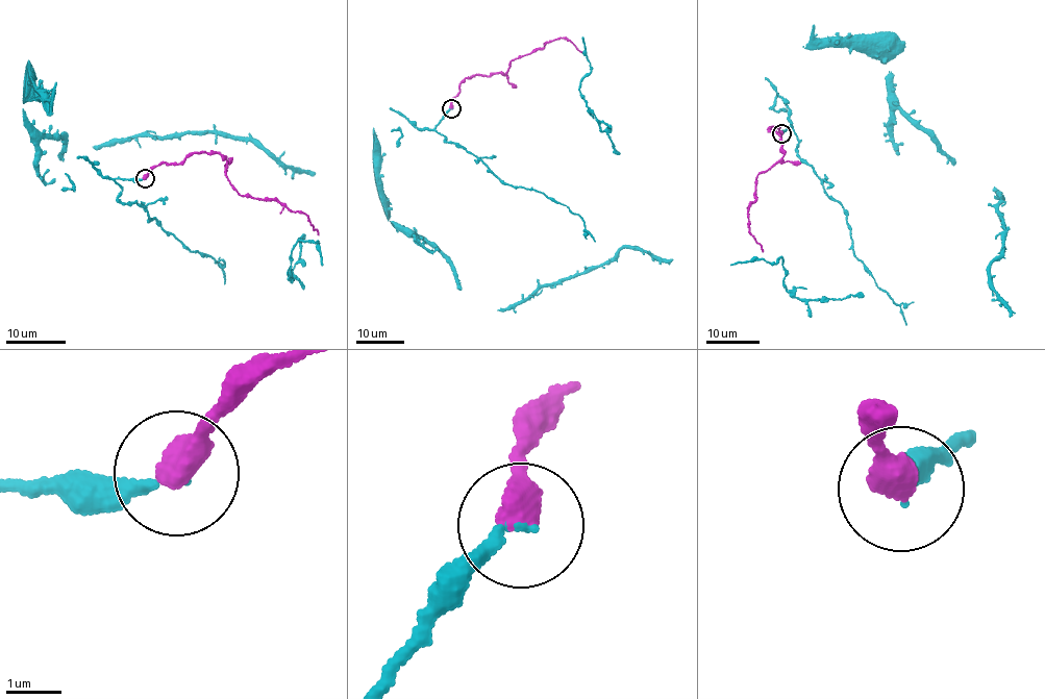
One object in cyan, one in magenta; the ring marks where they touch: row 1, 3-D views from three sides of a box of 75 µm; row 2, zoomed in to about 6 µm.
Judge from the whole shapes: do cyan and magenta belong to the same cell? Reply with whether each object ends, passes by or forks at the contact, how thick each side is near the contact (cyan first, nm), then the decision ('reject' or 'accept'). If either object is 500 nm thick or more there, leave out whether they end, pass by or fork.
160/600 nm | accept

